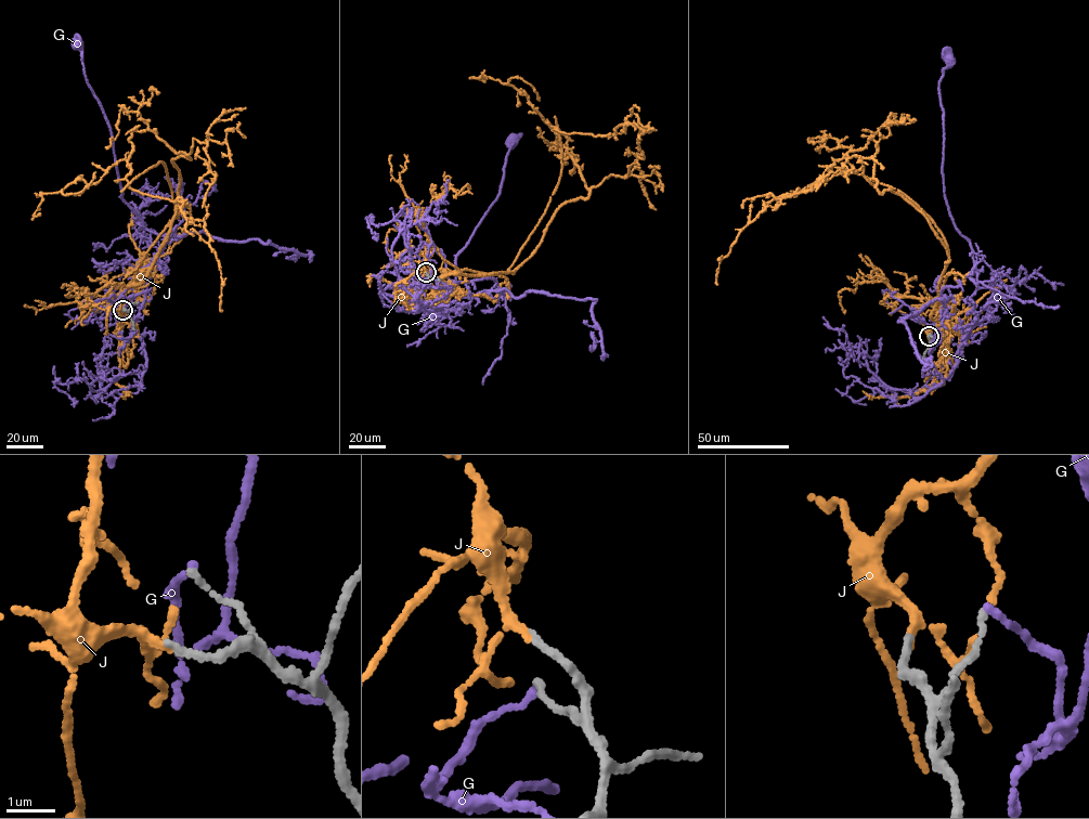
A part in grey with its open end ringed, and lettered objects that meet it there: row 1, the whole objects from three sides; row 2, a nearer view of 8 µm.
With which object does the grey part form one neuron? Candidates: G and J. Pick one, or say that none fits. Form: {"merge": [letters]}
{"merge": ["J"]}

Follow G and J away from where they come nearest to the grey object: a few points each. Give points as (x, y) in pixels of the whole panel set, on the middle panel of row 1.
G: (426, 274), (449, 286), (487, 277), (495, 284), (468, 297), (454, 290), (456, 258), (500, 193), (513, 140)
J: (426, 272), (514, 273), (555, 211), (587, 197), (555, 127), (614, 135), (629, 122), (649, 128), (639, 139)

